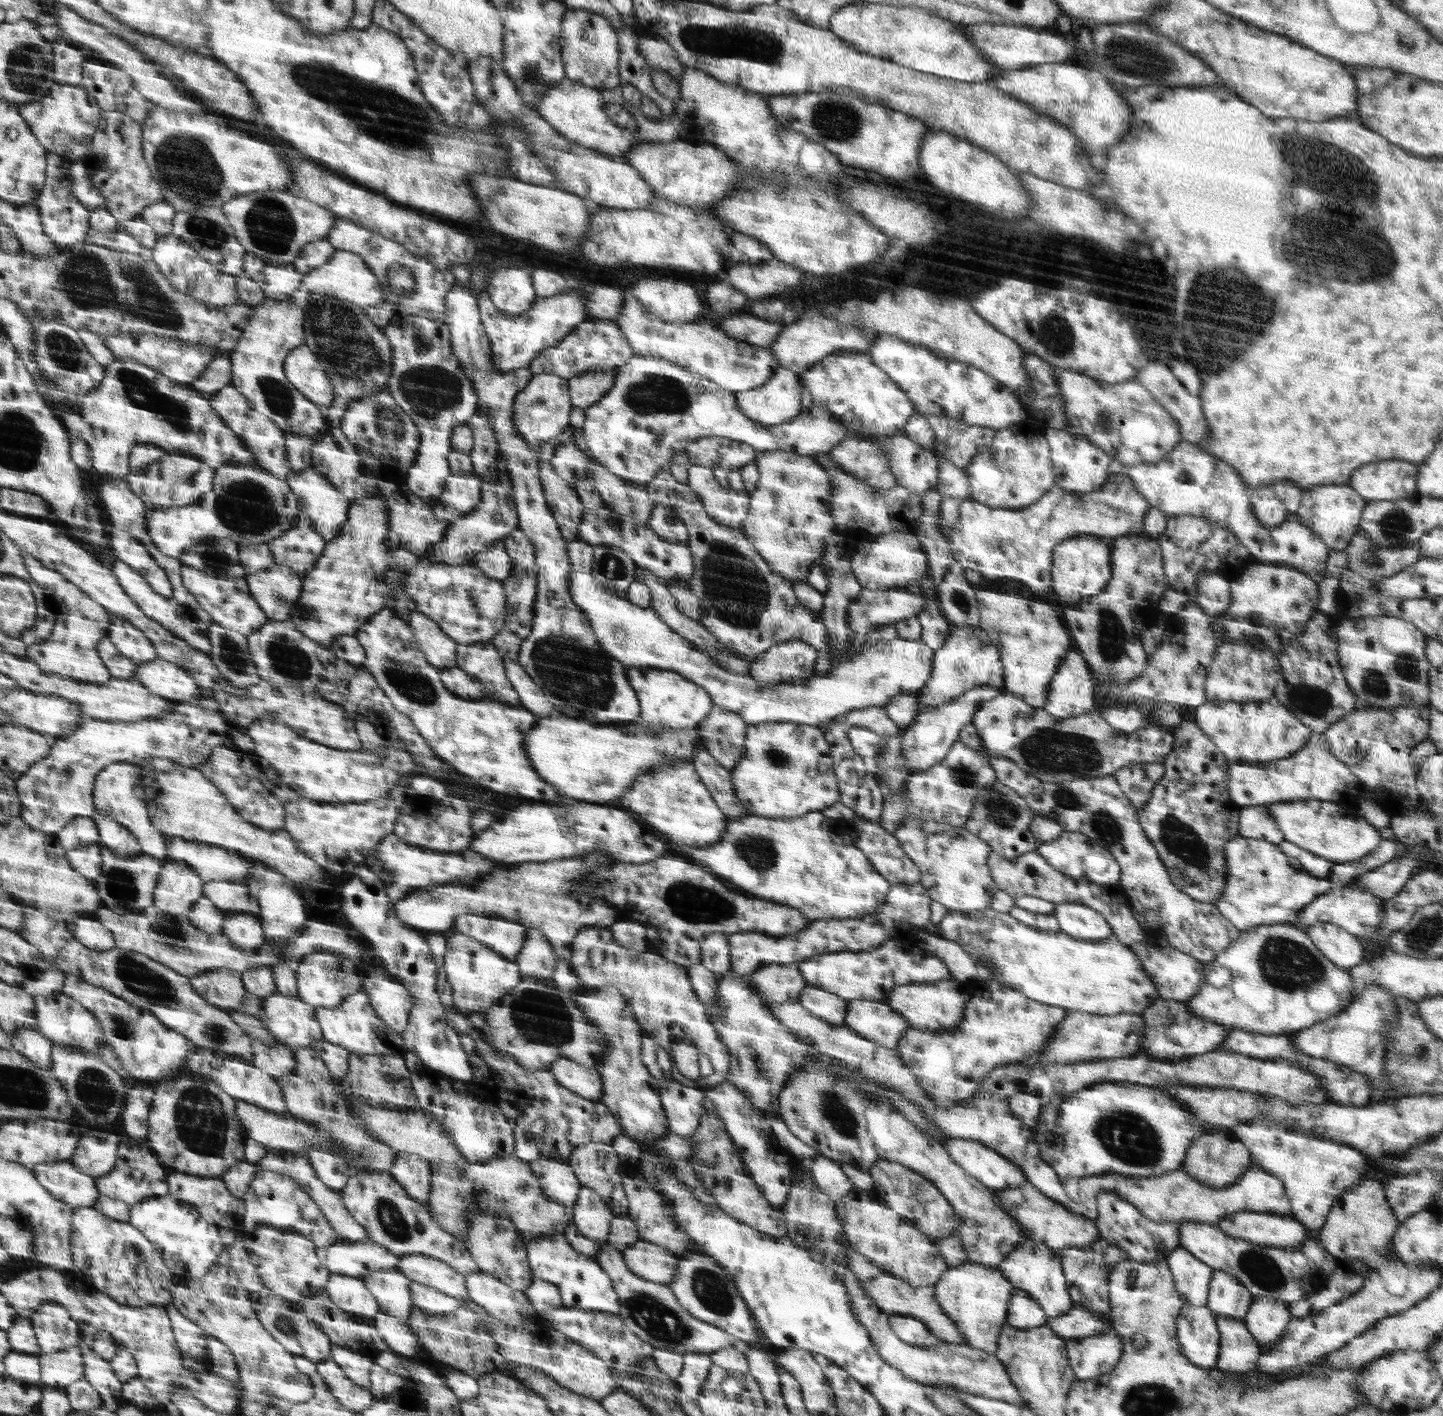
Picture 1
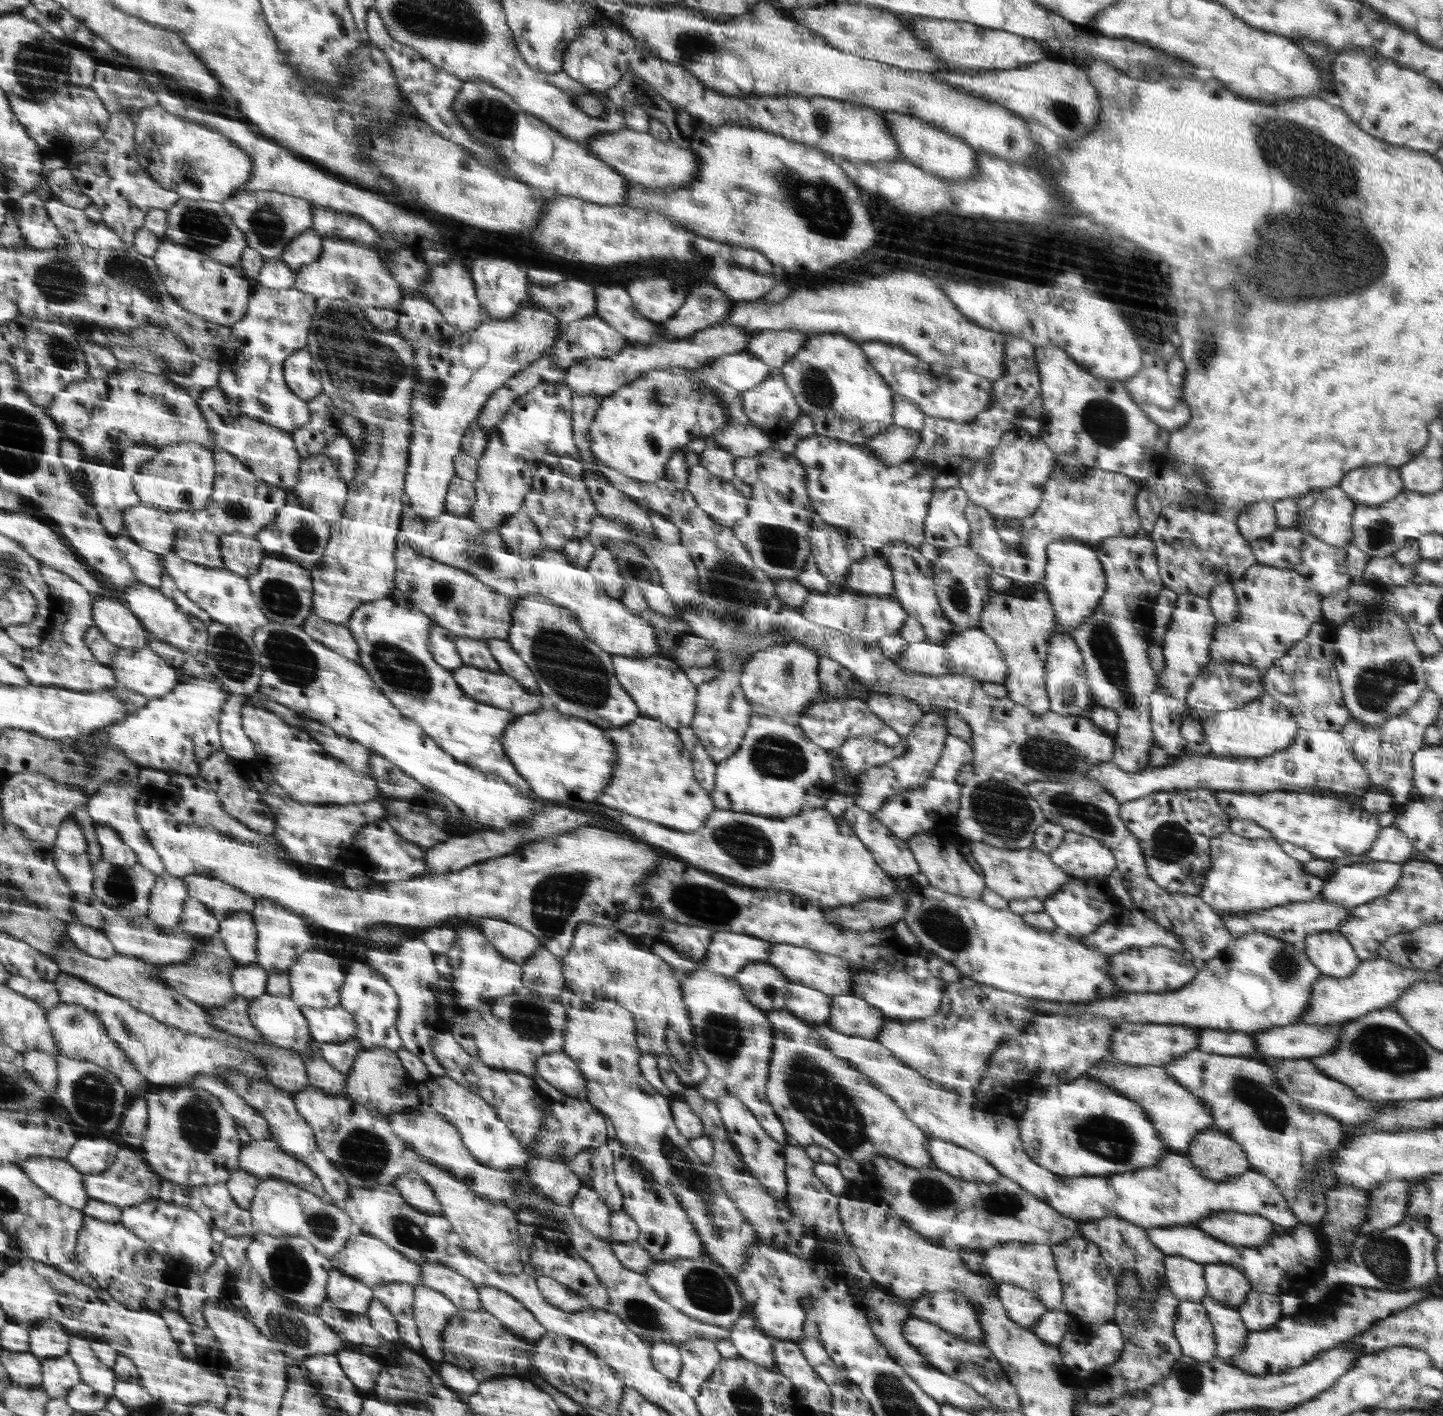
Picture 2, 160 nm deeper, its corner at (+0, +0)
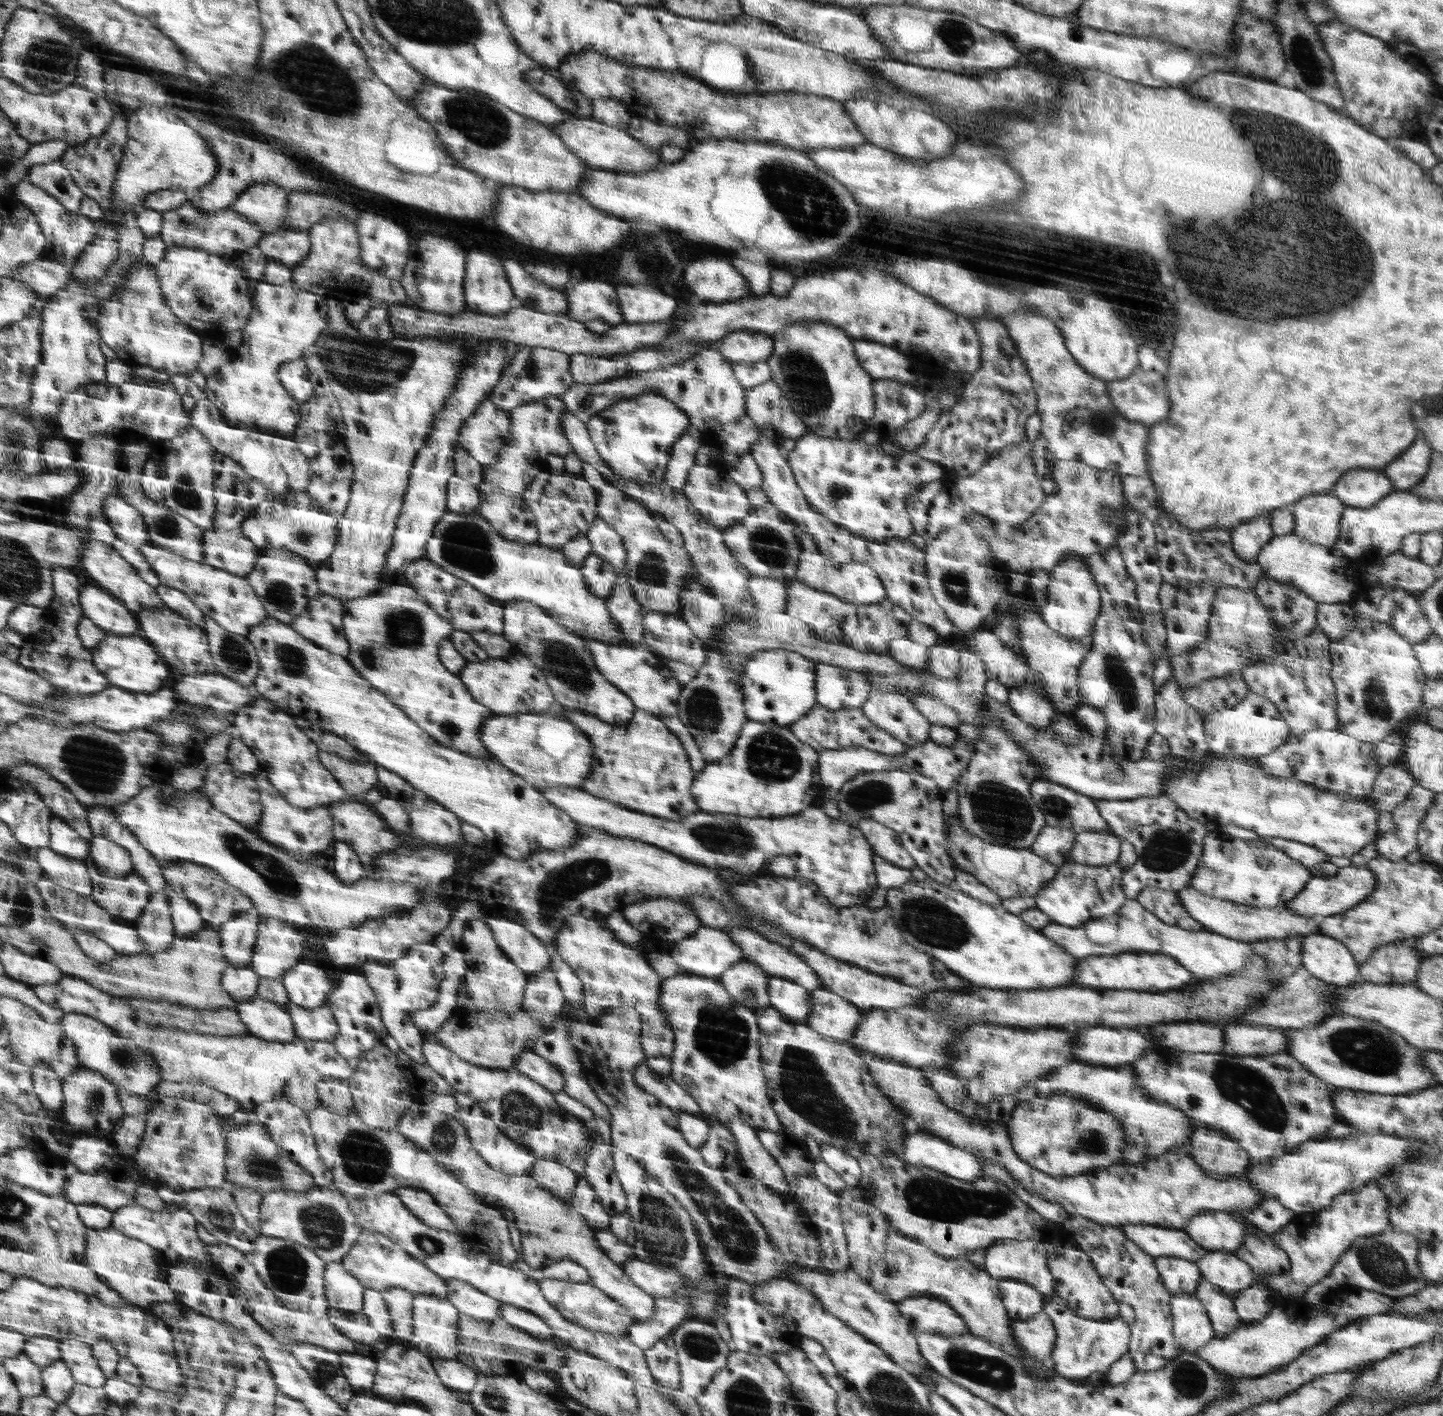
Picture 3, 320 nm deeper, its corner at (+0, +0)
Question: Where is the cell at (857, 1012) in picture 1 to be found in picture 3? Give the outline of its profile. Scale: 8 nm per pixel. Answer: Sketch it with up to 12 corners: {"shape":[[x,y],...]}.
{"shape":[[820,987],[811,991],[814,1031],[848,1042],[861,1009]]}

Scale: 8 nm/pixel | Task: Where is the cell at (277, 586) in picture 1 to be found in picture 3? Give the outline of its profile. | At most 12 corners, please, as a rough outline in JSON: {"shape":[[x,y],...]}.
{"shape":[[288,550],[262,551],[245,578],[267,616],[288,624],[321,593]]}

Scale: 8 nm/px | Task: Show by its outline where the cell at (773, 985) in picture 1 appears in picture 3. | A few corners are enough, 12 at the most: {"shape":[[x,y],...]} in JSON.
{"shape":[[742,960],[719,979],[738,1003],[770,1006],[769,978]]}

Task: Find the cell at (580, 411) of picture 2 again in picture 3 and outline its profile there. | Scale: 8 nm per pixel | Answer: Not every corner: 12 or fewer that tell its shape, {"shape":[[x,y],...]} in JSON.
{"shape":[[716,349],[666,368],[574,383],[584,424],[621,399],[672,400],[706,446],[748,454],[762,436]]}

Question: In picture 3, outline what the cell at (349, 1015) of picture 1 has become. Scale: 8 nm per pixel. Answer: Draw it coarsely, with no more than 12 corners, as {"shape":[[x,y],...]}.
{"shape":[[288,1002],[299,1040],[330,1042],[340,1033],[326,1005]]}

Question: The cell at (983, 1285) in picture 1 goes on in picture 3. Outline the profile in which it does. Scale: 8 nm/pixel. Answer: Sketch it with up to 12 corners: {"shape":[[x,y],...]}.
{"shape":[[932,1297],[897,1303],[916,1332],[969,1332],[949,1303]]}

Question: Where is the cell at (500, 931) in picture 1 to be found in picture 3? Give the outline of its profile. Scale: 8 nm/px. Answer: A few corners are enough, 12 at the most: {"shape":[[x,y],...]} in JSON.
{"shape":[[485,917],[501,949],[528,976],[553,952],[514,919]]}

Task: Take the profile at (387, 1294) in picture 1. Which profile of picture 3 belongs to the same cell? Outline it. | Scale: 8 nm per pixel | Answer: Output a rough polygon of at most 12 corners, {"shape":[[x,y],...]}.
{"shape":[[399,1287],[381,1293],[392,1319],[392,1337],[413,1336],[416,1296]]}

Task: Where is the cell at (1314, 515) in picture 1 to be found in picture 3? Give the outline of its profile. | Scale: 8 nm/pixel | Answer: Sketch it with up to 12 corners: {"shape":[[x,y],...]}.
{"shape":[[1333,491],[1292,504],[1293,534],[1336,544],[1345,504]]}

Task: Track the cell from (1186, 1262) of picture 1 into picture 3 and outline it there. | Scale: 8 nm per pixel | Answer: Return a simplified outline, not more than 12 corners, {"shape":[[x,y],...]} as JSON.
{"shape":[[1155,1257],[1171,1293],[1196,1292],[1202,1275],[1194,1261]]}

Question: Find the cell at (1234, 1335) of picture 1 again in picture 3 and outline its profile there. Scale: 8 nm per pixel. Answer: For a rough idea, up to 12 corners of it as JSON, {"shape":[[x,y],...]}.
{"shape":[[1200,1279],[1194,1295],[1222,1337],[1242,1325],[1234,1297]]}

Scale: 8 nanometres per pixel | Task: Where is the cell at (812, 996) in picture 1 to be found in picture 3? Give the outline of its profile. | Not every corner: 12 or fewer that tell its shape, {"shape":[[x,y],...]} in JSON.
{"shape":[[770,976],[770,1007],[790,1020],[808,1020],[810,990]]}

